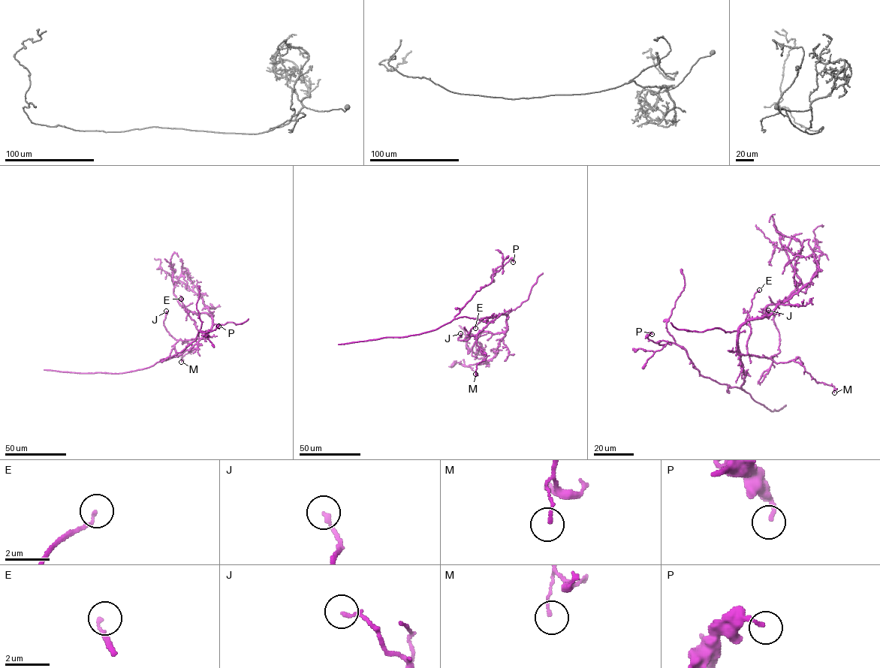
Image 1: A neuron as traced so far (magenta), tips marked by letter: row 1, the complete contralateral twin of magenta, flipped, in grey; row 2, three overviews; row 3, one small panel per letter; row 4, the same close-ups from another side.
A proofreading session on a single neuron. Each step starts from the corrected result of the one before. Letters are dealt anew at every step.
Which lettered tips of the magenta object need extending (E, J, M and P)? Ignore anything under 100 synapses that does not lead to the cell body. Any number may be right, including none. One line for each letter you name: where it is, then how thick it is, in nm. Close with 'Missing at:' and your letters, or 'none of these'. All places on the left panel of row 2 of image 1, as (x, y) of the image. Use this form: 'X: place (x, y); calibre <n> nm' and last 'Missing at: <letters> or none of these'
Missing at: none of these

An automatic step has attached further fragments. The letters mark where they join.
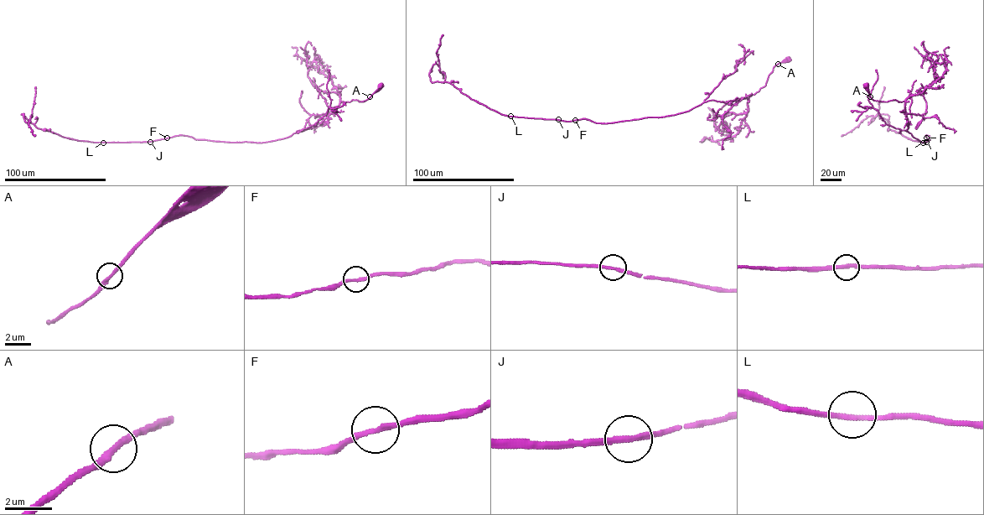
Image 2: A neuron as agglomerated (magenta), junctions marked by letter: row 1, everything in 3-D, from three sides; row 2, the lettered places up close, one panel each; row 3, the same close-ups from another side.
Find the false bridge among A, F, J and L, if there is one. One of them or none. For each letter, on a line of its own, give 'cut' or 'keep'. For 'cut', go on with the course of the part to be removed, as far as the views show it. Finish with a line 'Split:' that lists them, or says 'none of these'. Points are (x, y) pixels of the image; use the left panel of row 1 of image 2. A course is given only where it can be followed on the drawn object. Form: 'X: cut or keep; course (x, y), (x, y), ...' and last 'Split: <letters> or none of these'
A: keep
F: keep
J: keep
L: keep
Split: none of these

